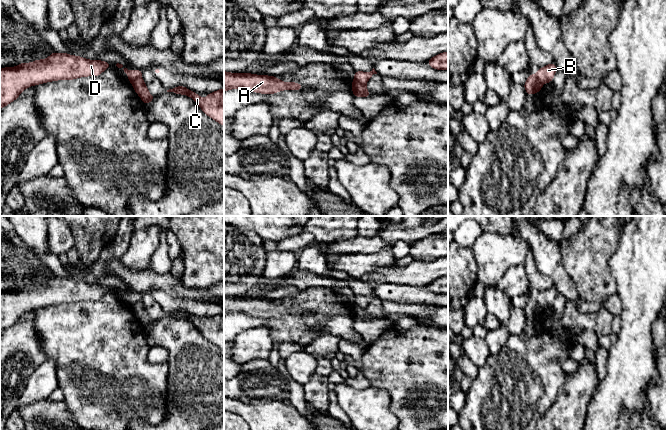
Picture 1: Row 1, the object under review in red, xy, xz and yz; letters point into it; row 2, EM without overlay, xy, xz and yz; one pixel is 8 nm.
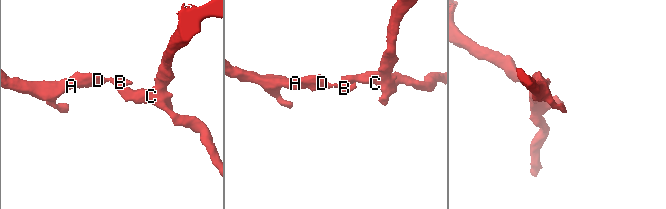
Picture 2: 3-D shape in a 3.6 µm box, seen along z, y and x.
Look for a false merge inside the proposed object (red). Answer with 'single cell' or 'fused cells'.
fused cells

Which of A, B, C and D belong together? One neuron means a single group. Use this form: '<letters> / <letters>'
A B D / C

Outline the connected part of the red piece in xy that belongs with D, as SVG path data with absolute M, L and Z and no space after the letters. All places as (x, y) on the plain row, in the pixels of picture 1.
M53 276L45 284L0 292L0 333L16 324L30 310L80 301L99 300L110 286L88 284L67 277Z

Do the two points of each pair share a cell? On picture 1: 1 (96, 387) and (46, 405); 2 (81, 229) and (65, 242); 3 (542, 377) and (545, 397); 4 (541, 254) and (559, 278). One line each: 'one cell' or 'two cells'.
1: two cells
2: two cells
3: one cell
4: one cell

